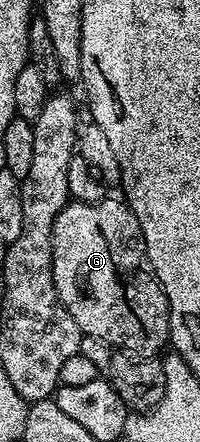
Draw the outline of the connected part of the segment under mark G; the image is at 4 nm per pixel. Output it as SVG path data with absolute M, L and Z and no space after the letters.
M105 197L99 203L76 203L69 201L57 221L53 221L51 234L53 249L53 283L61 305L77 321L84 335L105 341L110 347L129 351L140 357L155 357L159 350L169 343L171 334L171 314L167 308L167 298L163 286L149 270L147 246L141 233L141 225L126 202L119 203Z

